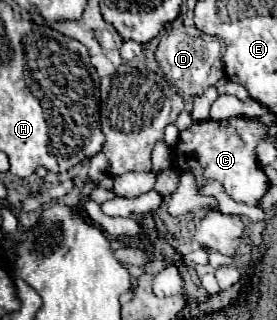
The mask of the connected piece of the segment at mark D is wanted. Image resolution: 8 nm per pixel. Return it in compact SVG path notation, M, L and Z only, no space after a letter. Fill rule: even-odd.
M177 27L171 29L159 43L157 61L163 67L163 73L169 83L173 83L185 95L203 93L207 87L215 85L219 77L223 77L223 63L221 63L221 41L213 35L199 31L197 27Z

